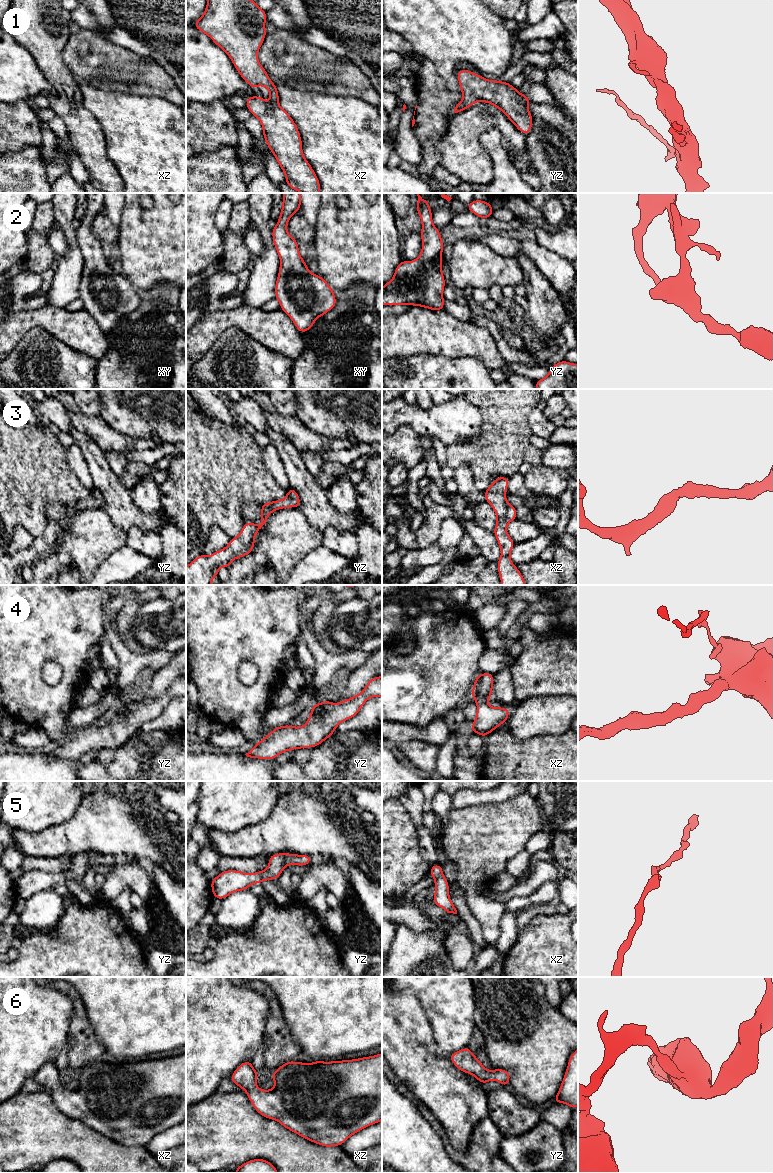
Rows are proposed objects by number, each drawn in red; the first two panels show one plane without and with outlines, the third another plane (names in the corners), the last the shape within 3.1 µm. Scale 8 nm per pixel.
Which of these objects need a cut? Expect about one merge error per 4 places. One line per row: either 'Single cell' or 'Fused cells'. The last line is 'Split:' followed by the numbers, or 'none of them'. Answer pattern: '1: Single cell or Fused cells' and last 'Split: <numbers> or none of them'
1: Single cell
2: Single cell
3: Single cell
4: Single cell
5: Fused cells
6: Single cell
Split: 5

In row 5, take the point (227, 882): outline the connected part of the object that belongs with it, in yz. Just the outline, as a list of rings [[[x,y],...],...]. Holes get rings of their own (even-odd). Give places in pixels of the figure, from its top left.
[[[284,853],[269,856],[266,870],[256,873],[244,873],[238,870],[226,870],[211,880],[211,889],[214,898],[224,899],[236,891],[248,890],[252,884],[261,884],[264,880],[279,879],[284,865]]]

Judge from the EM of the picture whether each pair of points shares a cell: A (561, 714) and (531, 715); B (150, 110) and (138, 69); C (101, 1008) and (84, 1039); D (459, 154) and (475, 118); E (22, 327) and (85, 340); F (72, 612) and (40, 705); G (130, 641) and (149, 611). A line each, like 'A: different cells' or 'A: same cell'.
A: same cell
B: different cells
C: different cells
D: same cell
E: same cell
F: same cell
G: same cell

